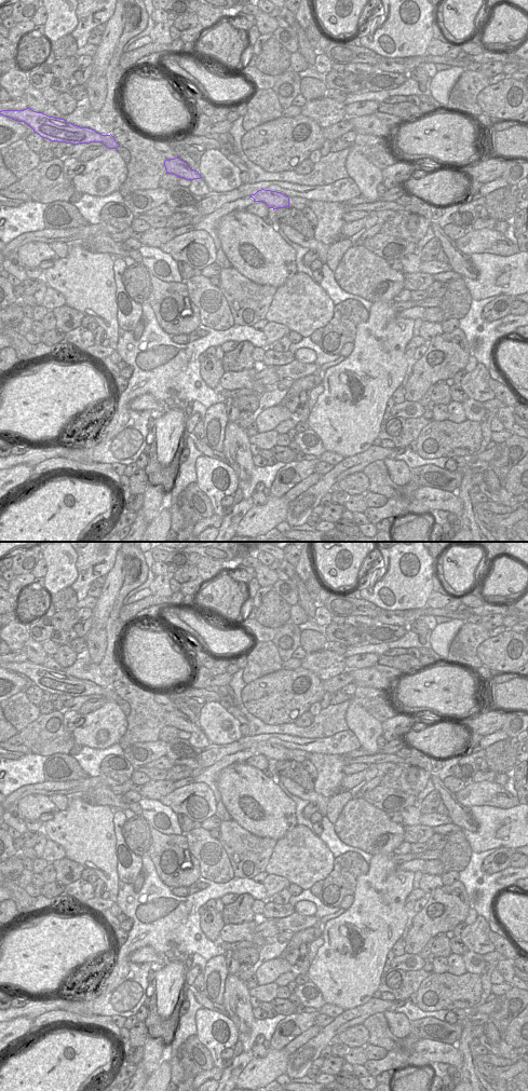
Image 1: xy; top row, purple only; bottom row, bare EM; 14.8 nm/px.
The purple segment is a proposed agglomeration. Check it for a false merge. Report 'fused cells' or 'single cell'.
single cell

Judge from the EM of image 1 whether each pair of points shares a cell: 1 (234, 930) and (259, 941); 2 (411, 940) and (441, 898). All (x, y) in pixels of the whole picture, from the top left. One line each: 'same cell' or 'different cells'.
1: same cell
2: same cell

